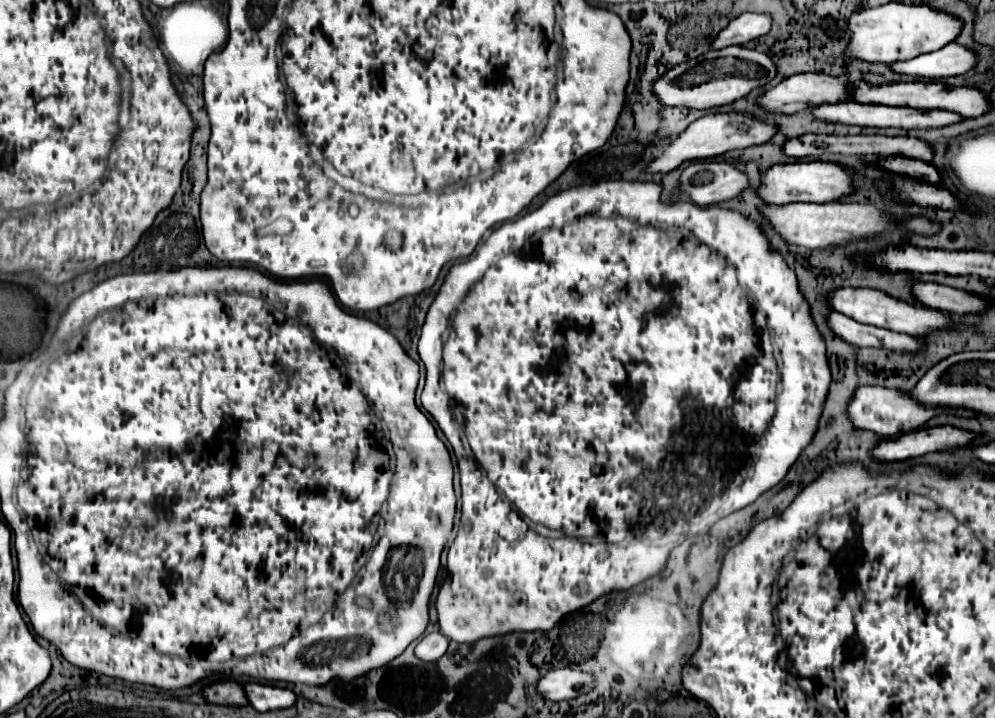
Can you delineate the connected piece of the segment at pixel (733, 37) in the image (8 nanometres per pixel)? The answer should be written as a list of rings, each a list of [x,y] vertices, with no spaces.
[[[742,13],[732,19],[726,29],[722,29],[712,41],[710,49],[724,49],[730,45],[744,45],[756,37],[762,37],[770,31],[770,15],[764,13]]]

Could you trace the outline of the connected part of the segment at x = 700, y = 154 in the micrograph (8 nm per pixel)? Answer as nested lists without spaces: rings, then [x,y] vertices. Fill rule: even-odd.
[[[710,113],[710,115],[704,115],[704,117],[696,119],[694,123],[690,123],[688,129],[684,133],[680,133],[666,147],[666,151],[662,151],[658,157],[654,157],[644,167],[644,173],[670,173],[676,167],[680,167],[684,161],[708,159],[708,157],[716,157],[716,155],[722,155],[722,153],[732,151],[732,149],[744,149],[750,145],[766,143],[774,135],[774,131],[776,129],[772,125],[758,123],[746,113]]]

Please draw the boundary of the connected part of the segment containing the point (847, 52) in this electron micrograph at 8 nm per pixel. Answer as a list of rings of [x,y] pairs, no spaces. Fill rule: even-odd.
[[[886,3],[876,9],[864,9],[848,19],[850,43],[844,49],[844,59],[858,59],[866,63],[896,63],[910,57],[936,51],[954,41],[962,23],[946,13],[934,11],[926,5],[902,5]]]

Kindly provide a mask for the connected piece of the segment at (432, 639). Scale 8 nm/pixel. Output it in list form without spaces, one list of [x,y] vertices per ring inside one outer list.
[[[434,631],[422,637],[414,651],[416,651],[416,657],[422,661],[436,661],[446,653],[446,649],[448,649],[448,639],[440,631]]]

